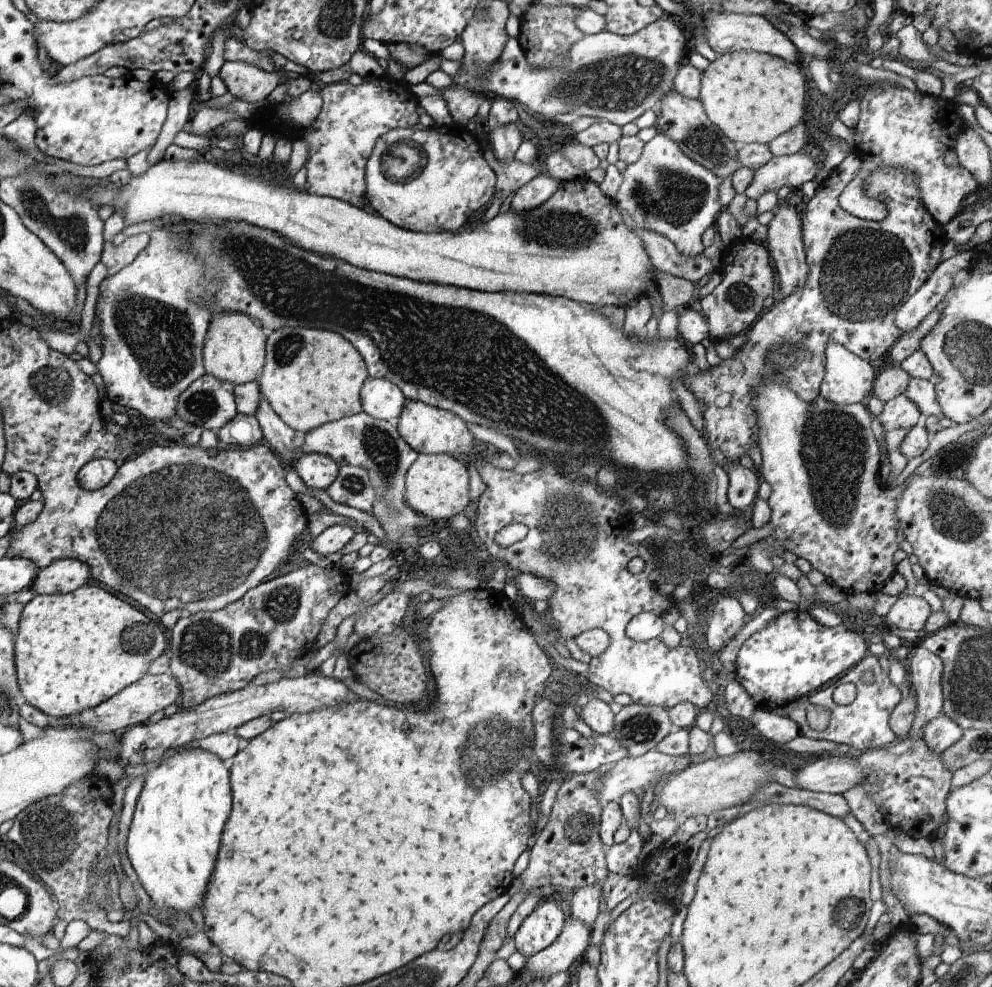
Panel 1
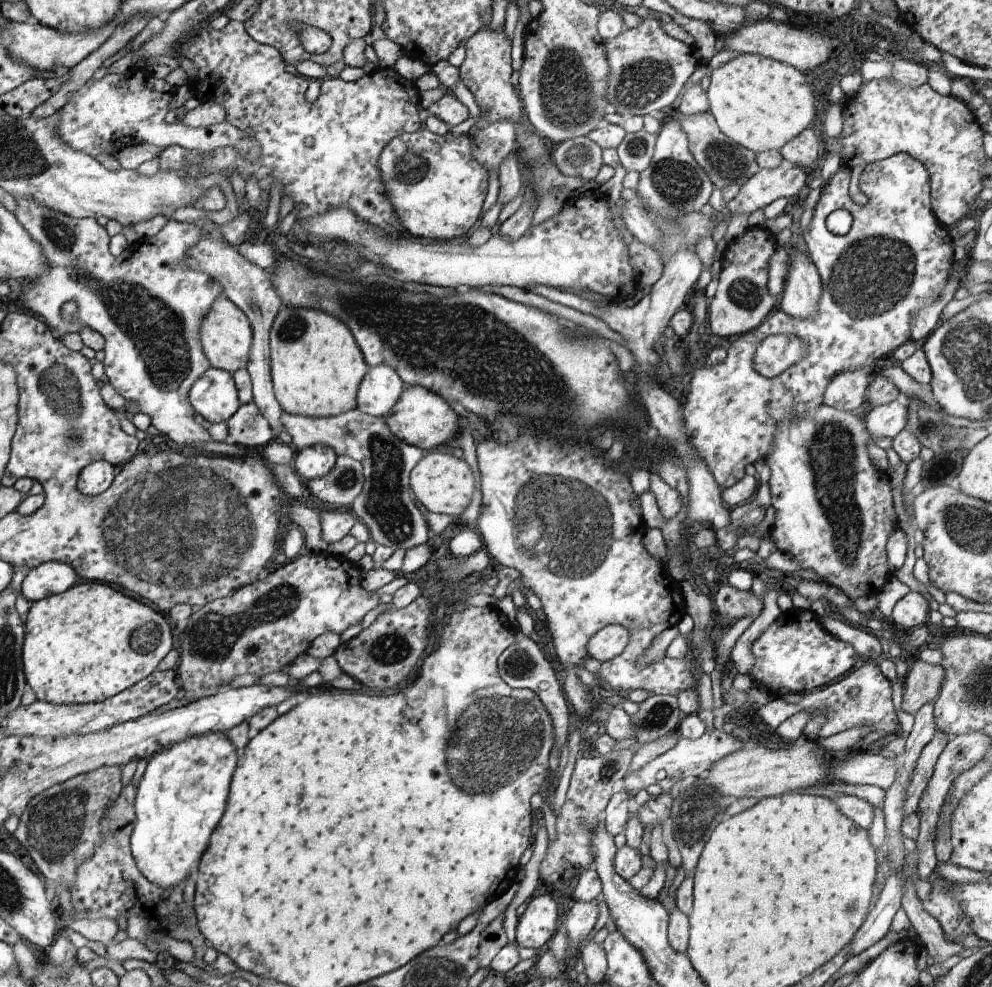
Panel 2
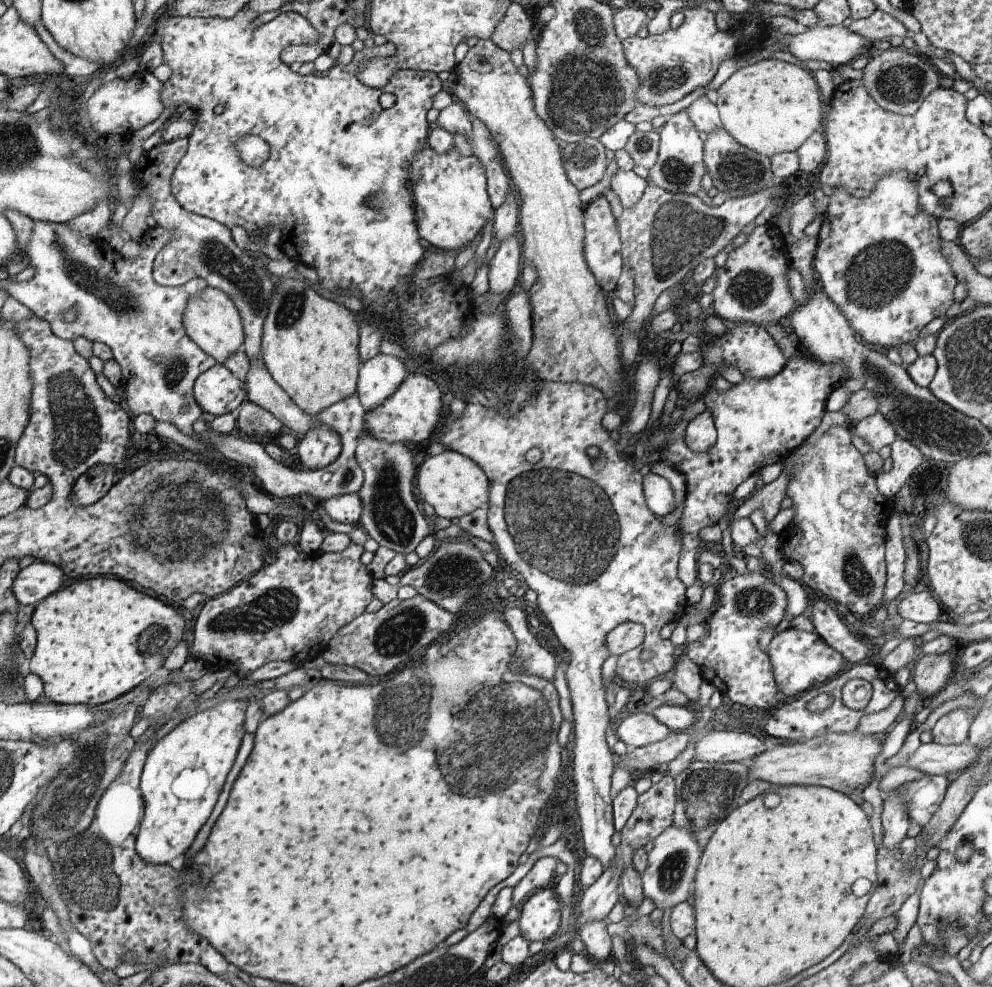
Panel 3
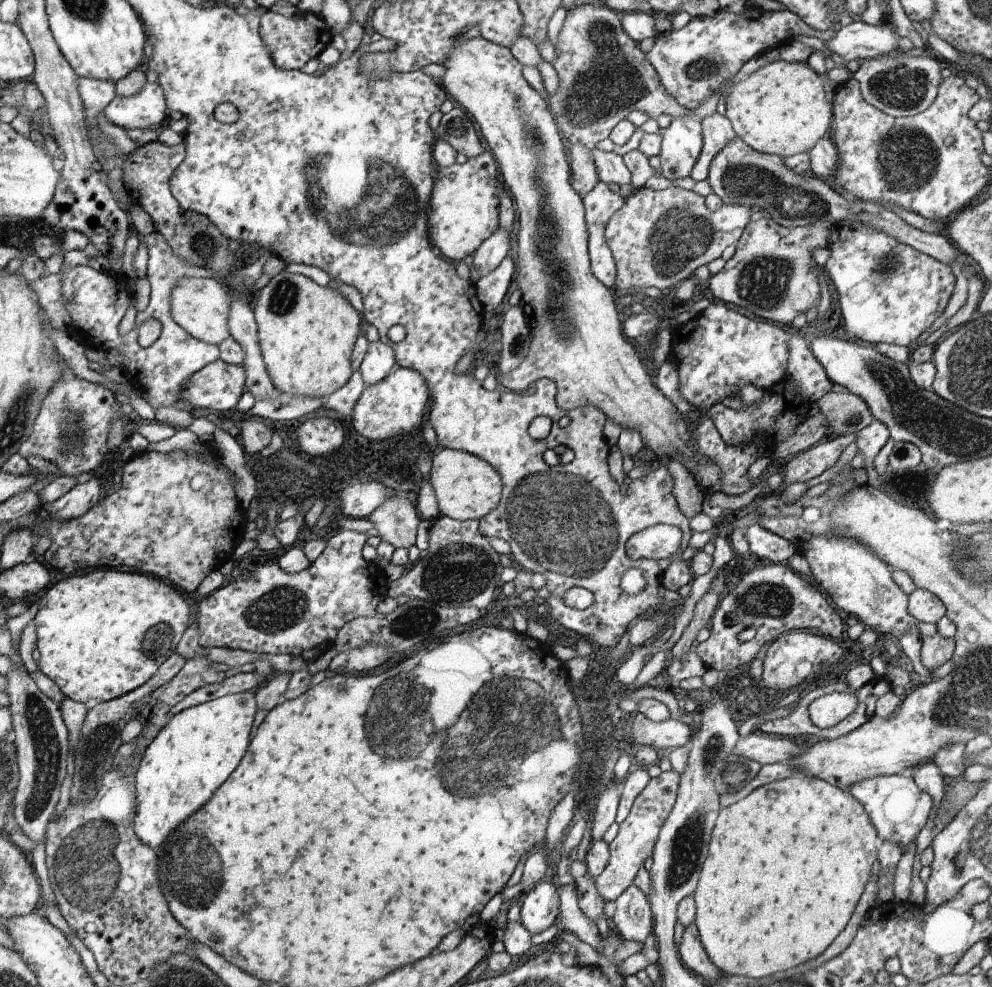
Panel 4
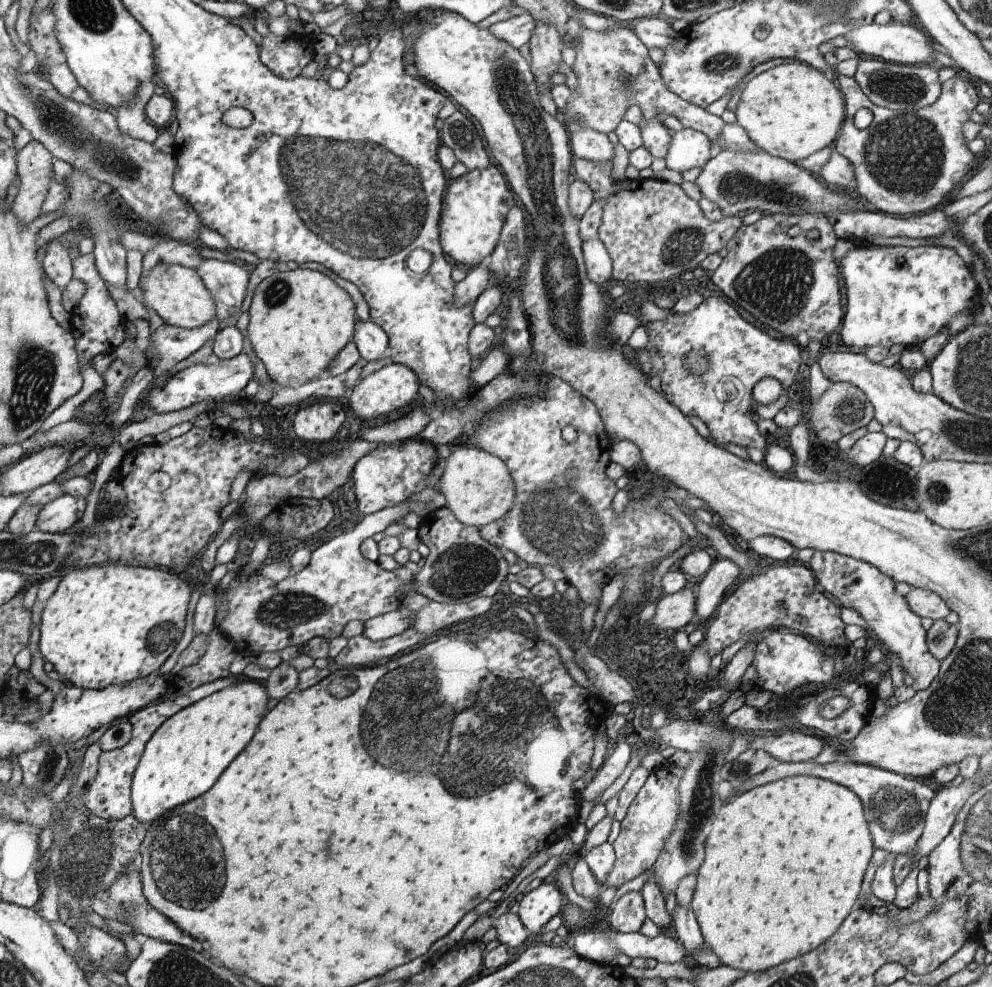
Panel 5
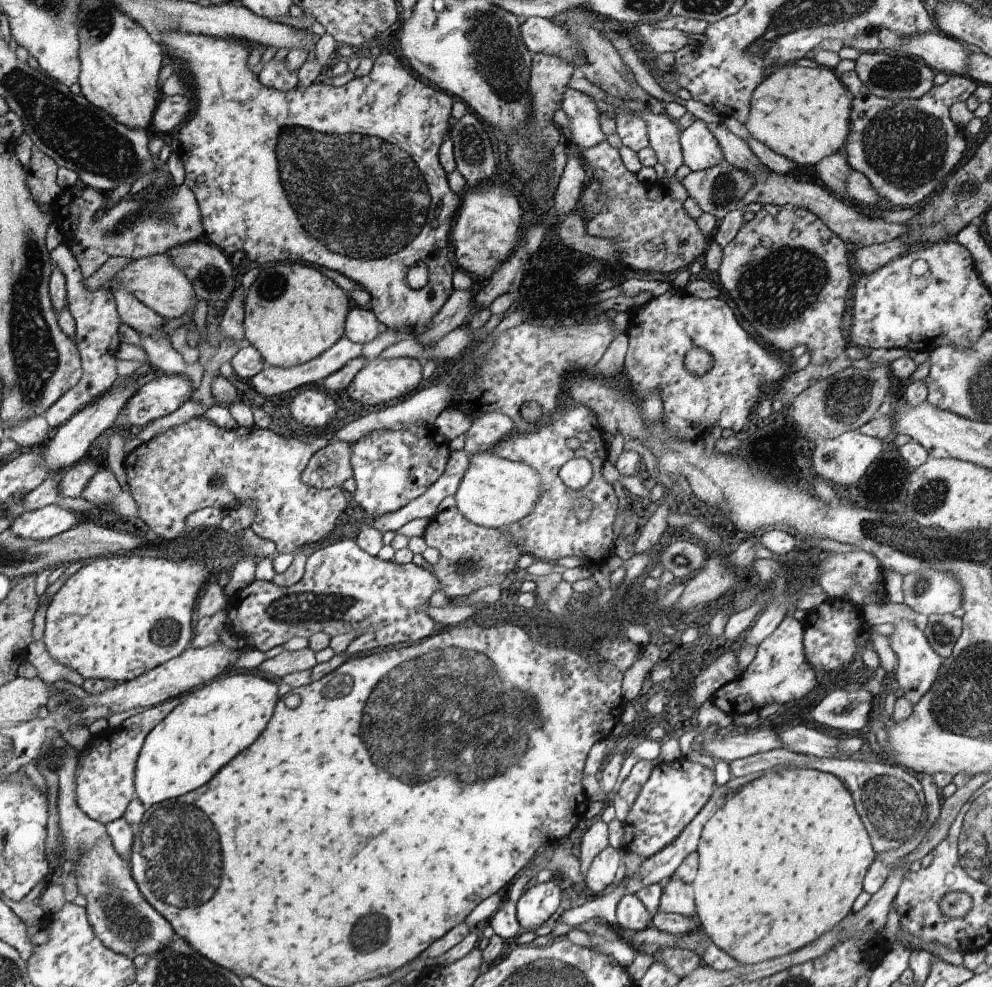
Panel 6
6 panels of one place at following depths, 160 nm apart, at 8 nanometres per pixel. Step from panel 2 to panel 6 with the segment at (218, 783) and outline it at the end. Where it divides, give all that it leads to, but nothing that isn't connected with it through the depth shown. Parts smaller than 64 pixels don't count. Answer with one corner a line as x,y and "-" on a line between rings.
239,672
174,700
179,703
151,730
139,754
135,790
146,808
200,788
238,752
254,744
274,716
278,685
258,674

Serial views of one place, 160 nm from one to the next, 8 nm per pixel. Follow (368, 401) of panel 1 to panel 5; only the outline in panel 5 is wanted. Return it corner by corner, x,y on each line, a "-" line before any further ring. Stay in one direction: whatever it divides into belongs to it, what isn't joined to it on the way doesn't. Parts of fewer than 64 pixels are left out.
372,320
361,321
356,326
356,334
354,338
360,357
363,361
374,362
389,356
389,339
386,332
378,324
374,324

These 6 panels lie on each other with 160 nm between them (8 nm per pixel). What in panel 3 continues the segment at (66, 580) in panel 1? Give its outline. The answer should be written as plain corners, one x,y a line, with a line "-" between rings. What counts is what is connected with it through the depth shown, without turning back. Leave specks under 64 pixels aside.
35,560
19,570
12,592
20,605
38,605
44,598
64,586
64,571
52,563

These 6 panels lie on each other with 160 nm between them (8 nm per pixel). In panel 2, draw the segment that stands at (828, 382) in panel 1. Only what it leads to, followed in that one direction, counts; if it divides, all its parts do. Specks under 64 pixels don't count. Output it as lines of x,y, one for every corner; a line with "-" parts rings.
856,369
837,374
826,387
823,404
843,411
862,412
871,369

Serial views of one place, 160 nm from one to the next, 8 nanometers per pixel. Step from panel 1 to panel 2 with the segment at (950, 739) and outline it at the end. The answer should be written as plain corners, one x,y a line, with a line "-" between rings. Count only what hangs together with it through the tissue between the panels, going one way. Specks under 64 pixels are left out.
936,729
932,740
921,750
917,765
910,777
910,782
905,788
903,796
903,809
905,816
917,812
921,794
927,787
928,781
934,772
934,767
940,753
944,750
950,736

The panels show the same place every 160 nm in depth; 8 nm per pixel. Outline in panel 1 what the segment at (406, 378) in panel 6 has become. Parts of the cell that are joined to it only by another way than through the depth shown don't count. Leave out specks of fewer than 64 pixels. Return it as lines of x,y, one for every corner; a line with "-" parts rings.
406,400
401,415
396,420
399,433
412,447
412,450
424,454
460,454
468,452
473,447
474,436
466,423
452,411
433,407
422,401

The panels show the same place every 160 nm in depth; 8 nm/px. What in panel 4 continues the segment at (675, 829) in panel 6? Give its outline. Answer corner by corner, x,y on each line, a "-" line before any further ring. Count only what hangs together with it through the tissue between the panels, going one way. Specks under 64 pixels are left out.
674,770
662,771
658,777
652,777
644,790
634,800
628,816
619,824
616,838
609,844
610,858
604,872
595,878
597,891
606,901
615,901
635,882
636,875
644,867
646,858
653,856
653,850
662,825
667,821
673,809
679,774

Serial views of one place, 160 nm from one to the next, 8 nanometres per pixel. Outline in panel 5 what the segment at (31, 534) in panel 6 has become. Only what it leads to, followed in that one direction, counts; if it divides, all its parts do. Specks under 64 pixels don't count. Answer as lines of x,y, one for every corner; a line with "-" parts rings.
63,495
48,502
40,510
36,529
44,533
63,533
72,528
84,515
86,498

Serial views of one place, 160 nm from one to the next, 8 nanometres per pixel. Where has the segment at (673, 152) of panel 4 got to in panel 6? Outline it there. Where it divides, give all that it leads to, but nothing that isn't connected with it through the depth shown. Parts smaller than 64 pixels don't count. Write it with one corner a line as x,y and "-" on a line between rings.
696,119
688,128
682,129
680,142
683,164
692,171
706,170
725,158
716,135
700,119

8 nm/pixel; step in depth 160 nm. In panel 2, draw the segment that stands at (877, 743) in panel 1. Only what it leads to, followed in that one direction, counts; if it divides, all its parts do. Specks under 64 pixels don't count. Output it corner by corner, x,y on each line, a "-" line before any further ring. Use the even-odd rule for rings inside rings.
874,661
866,662
860,668
850,671
834,683
806,693
797,704
787,704
776,699
765,704
758,710
758,713
768,726
777,730
777,726
780,726
782,722
803,710
810,711
812,718
803,729
802,735
817,742
839,732
850,730
853,726
872,725
873,730
885,729
888,733
899,732
897,710
892,703
890,679
885,676
883,670
-
854,686
858,687
859,694
852,698
848,695
848,690

